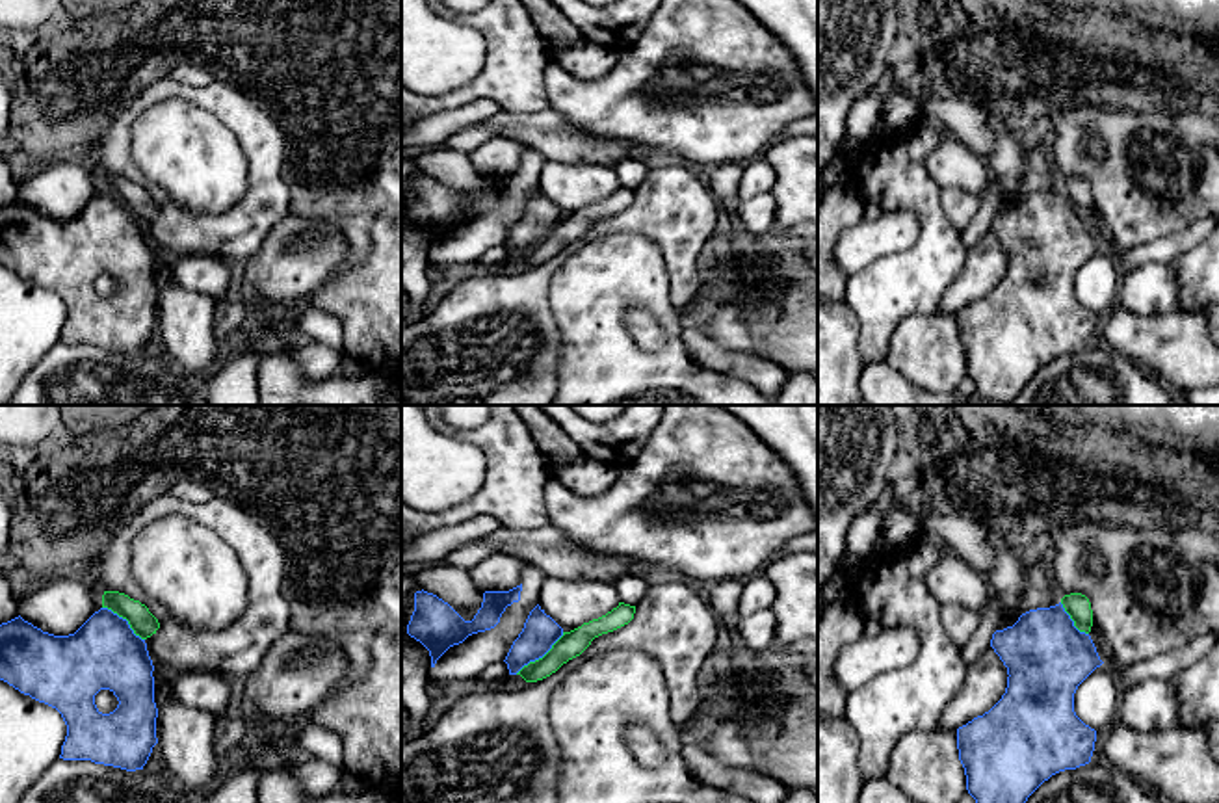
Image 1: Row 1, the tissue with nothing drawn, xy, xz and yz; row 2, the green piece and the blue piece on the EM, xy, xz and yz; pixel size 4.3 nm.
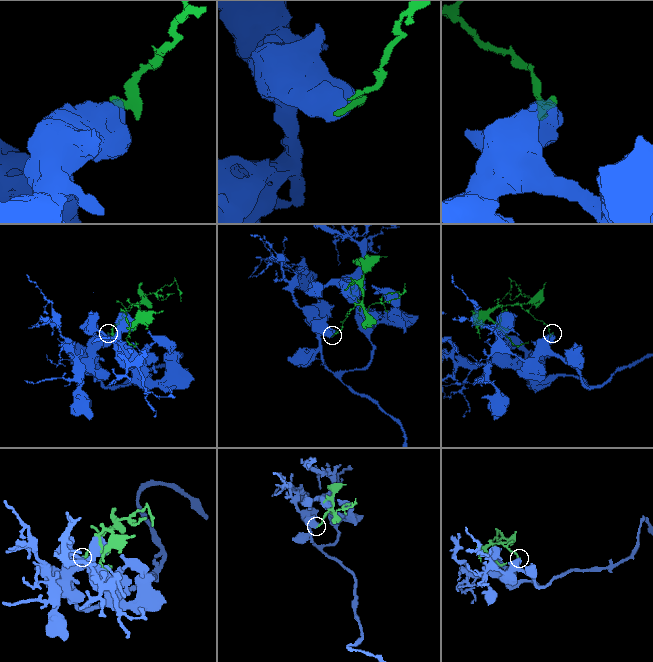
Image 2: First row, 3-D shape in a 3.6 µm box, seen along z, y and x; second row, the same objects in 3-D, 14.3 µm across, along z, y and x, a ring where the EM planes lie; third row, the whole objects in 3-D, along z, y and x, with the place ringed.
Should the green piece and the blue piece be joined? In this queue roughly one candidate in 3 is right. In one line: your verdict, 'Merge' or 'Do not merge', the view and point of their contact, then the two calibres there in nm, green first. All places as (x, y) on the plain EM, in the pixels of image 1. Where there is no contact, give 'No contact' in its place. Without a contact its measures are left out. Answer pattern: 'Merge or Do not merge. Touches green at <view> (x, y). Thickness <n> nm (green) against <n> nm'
Do not merge. Touches green at xz (539, 242). Thickness 110 nm (green) against 150 nm

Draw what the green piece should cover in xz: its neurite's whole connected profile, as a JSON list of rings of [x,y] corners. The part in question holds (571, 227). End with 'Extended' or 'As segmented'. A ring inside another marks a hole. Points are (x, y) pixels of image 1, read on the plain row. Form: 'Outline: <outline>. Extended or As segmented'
Outline: [[[619,186],[617,191],[606,199],[583,206],[582,210],[563,216],[552,232],[539,244],[524,249],[517,258],[526,266],[537,266],[556,257],[563,247],[580,240],[595,221],[613,216],[634,203],[636,190]]]. As segmented

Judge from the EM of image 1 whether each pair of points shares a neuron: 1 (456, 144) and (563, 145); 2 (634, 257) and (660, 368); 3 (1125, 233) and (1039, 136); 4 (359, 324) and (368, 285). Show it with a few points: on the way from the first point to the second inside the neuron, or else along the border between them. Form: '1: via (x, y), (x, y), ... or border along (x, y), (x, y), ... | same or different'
1: via (482, 132), (487, 129), (537, 131) | same
2: via (643, 285), (673, 322), (673, 341) | same
3: border along (1052, 119), (1047, 142) | different
4: via (368, 315), (368, 294) | same

